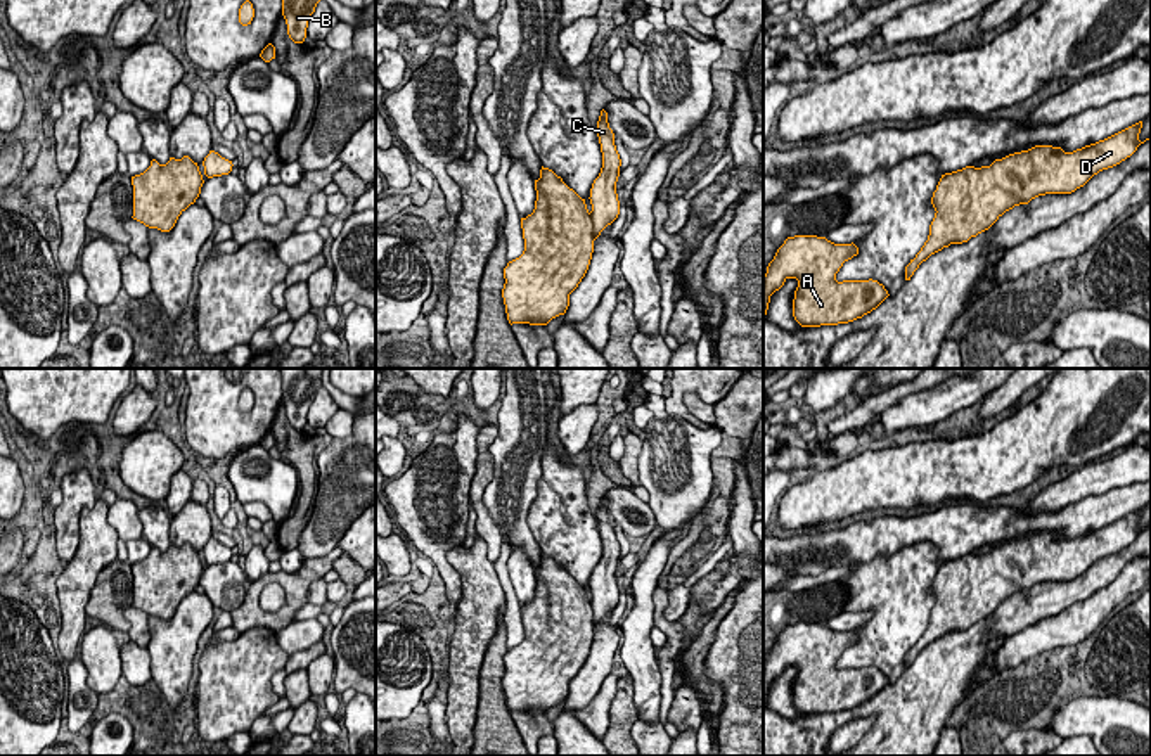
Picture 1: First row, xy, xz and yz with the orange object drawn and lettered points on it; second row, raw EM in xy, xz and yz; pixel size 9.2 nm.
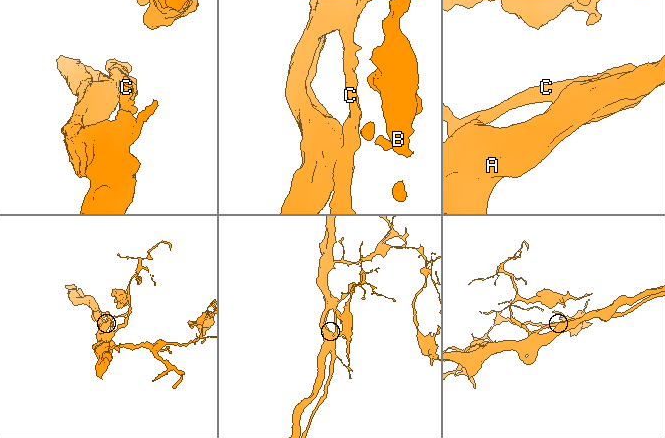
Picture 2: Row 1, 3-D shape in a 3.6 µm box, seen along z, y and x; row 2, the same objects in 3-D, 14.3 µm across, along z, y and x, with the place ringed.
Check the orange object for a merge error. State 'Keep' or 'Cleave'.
Keep

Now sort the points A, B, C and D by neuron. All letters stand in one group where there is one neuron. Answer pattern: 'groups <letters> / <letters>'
groups A B C D

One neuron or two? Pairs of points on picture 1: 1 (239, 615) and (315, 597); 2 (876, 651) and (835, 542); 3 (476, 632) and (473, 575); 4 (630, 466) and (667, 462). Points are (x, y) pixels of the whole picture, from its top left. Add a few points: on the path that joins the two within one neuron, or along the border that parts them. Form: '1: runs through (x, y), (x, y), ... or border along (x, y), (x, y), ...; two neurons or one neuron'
1: border along (322, 576), (310, 583), (307, 602); two neurons
2: border along (887, 556), (876, 556), (847, 566); two neurons
3: runs through (476, 618), (476, 589); one neuron
4: border along (644, 442), (639, 452), (639, 485); two neurons

